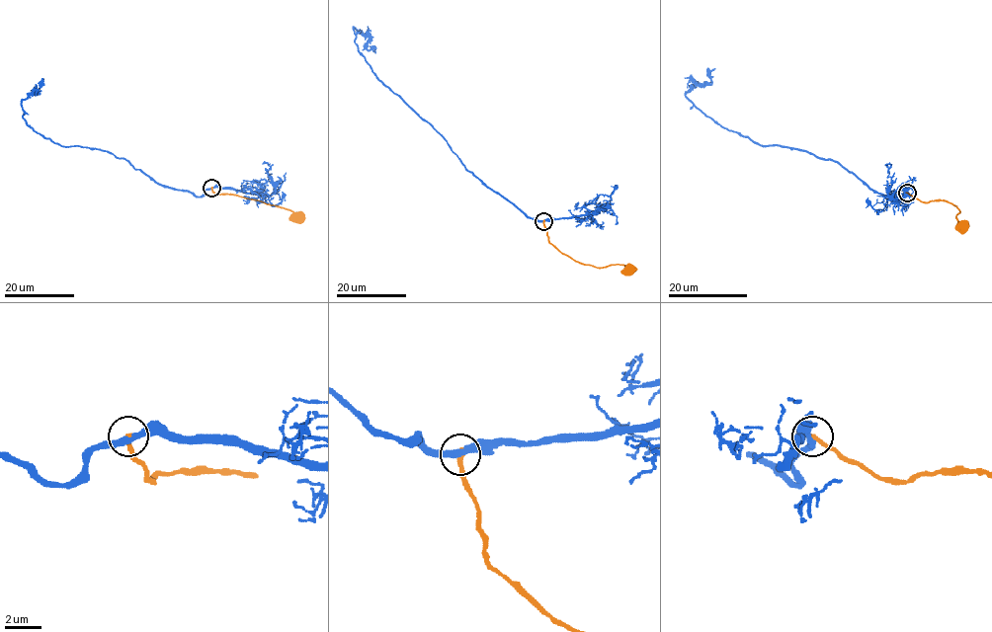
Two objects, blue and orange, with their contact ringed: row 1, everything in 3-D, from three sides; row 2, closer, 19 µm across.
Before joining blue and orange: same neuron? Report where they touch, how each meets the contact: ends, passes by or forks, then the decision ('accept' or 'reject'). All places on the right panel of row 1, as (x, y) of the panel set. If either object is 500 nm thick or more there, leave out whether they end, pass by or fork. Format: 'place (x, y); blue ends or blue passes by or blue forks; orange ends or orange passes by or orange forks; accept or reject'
place (907, 193); blue passes by; orange ends; accept

